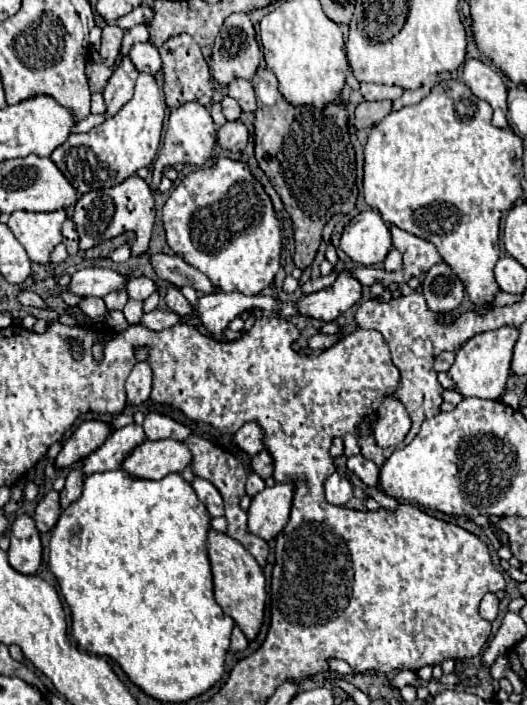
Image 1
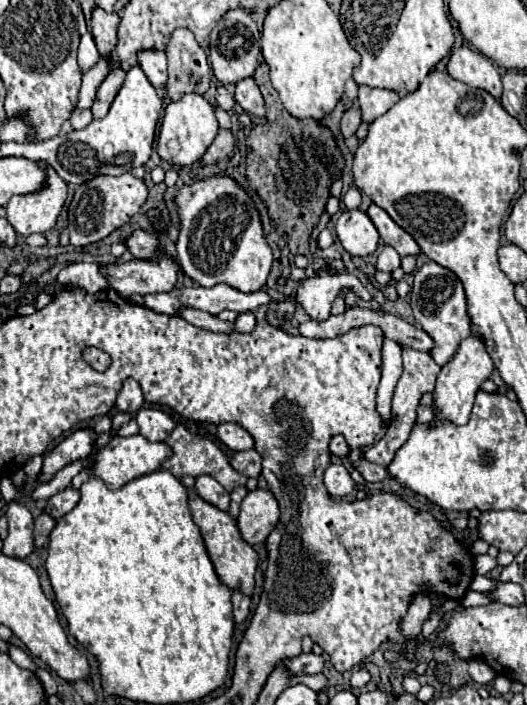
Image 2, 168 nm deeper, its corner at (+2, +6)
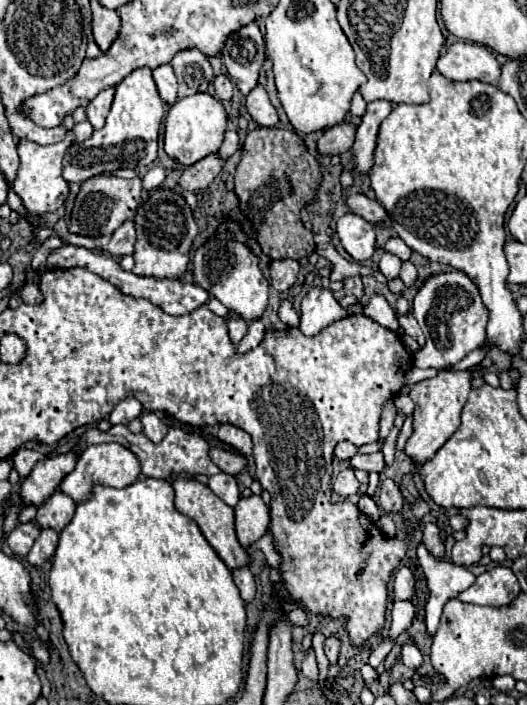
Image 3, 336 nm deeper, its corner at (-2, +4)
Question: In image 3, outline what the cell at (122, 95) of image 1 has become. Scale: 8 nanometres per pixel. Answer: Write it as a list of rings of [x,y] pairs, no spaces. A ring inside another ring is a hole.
[[[106,88],[86,106],[88,122],[94,126],[94,130],[100,130],[104,126],[106,116],[108,116],[110,106],[112,106],[112,98],[114,98],[114,88]]]

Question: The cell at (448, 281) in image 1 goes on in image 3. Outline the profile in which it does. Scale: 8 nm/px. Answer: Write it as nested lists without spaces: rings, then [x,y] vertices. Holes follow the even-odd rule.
[[[444,272],[426,280],[414,298],[412,314],[426,334],[426,346],[414,356],[416,368],[446,368],[462,360],[486,340],[486,312],[478,286],[462,272]]]

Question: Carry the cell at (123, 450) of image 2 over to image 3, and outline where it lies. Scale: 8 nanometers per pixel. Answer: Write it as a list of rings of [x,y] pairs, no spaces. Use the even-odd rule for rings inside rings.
[[[96,444],[92,448],[86,448],[78,456],[76,468],[64,476],[58,490],[64,492],[66,496],[70,496],[76,504],[82,504],[82,502],[90,500],[94,484],[112,486],[112,488],[126,488],[126,486],[134,484],[138,476],[140,476],[140,462],[136,460],[136,456],[132,456],[132,452],[128,452],[128,448],[124,448],[122,444]]]

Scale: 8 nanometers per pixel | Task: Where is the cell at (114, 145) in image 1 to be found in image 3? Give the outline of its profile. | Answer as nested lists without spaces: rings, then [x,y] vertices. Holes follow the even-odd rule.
[[[138,68],[132,74],[128,74],[118,86],[112,102],[112,110],[106,118],[106,126],[102,130],[96,130],[94,136],[86,142],[74,142],[66,156],[64,156],[64,180],[66,182],[84,182],[92,176],[98,176],[102,172],[112,172],[118,168],[144,168],[150,162],[156,160],[158,152],[158,130],[160,122],[166,114],[164,102],[158,94],[158,88],[152,78],[150,68]]]

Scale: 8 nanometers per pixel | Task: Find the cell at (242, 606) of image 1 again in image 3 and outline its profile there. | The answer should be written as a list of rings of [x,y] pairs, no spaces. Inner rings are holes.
[[[174,476],[168,480],[174,488],[174,506],[178,512],[190,516],[202,530],[202,534],[206,536],[208,544],[218,552],[218,556],[224,560],[224,564],[232,570],[232,568],[240,568],[240,564],[250,564],[250,556],[246,554],[246,550],[240,546],[236,532],[234,532],[234,510],[222,502],[206,484],[200,484],[198,480],[190,478],[190,476]]]

